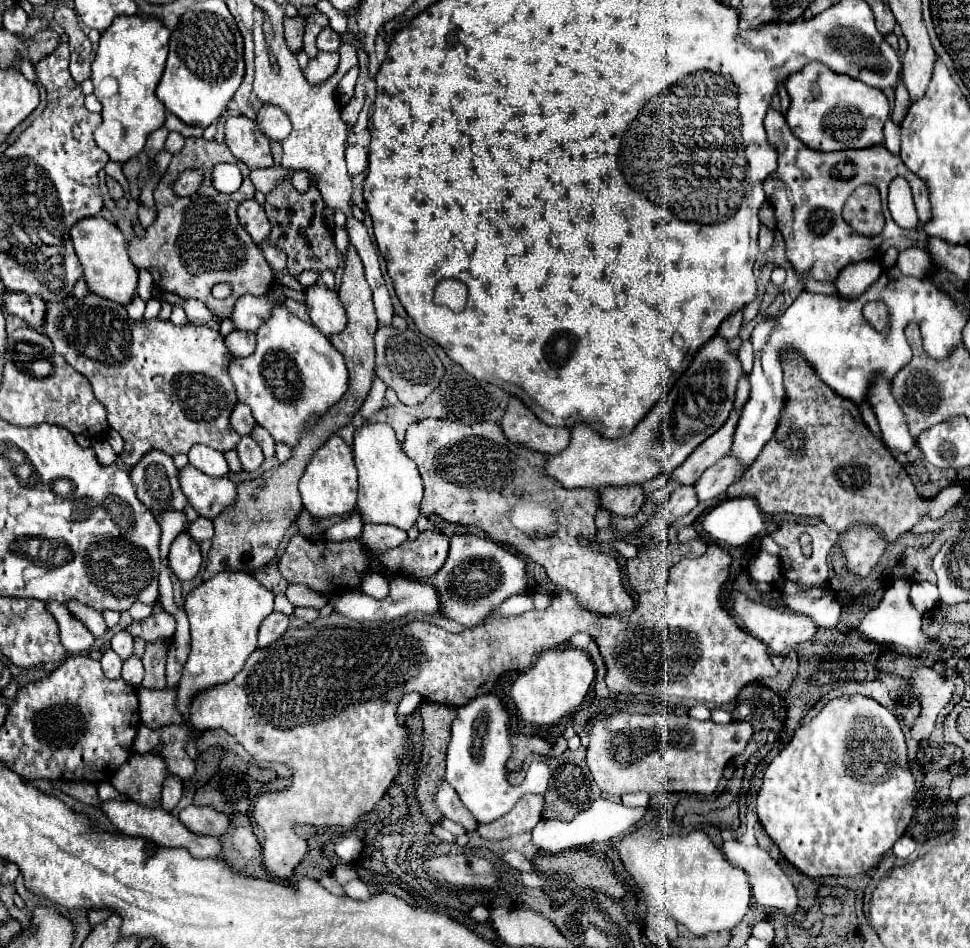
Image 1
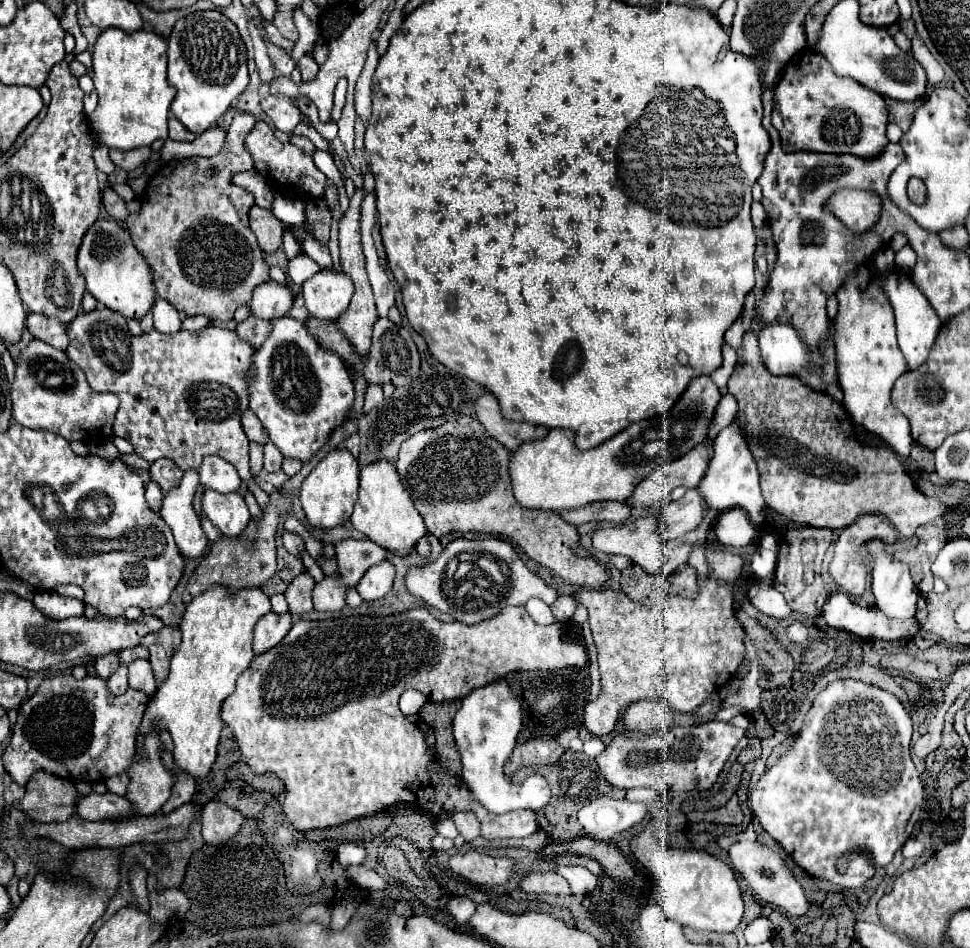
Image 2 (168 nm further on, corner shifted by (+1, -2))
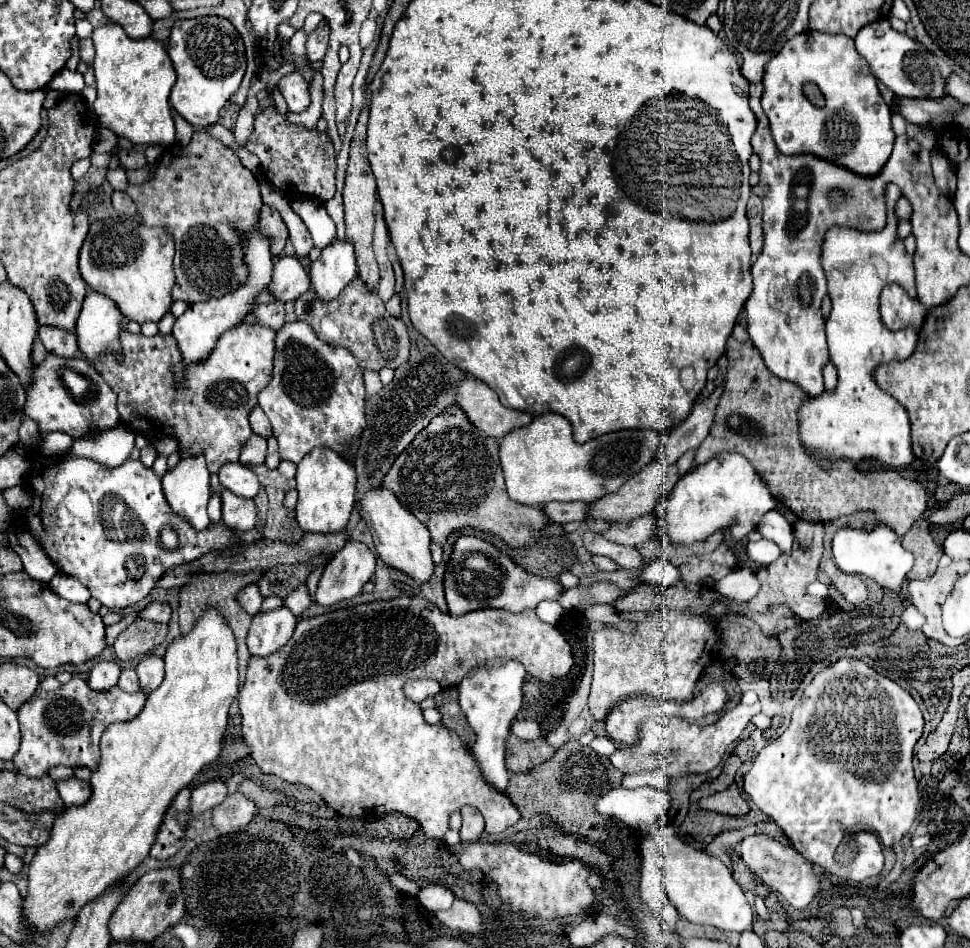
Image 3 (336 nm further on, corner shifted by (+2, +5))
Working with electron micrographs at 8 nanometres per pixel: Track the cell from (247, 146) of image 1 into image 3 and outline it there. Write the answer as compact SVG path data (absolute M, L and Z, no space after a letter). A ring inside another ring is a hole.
M266 108L256 114L254 132L246 142L246 150L260 158L262 172L284 194L294 192L296 196L314 196L320 200L330 200L336 192L334 146L330 144L328 136L320 136L316 130L286 124L284 116L278 114L274 108Z

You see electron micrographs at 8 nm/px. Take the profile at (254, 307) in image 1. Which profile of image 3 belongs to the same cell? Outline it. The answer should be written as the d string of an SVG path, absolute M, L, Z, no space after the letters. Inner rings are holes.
M282 256L276 260L272 270L272 282L268 284L268 292L276 302L292 302L300 298L310 288L308 272L302 268L296 256Z

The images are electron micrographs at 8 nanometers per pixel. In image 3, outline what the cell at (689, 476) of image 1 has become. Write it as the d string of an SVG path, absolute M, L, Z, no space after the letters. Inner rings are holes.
M654 460L646 468L642 468L642 472L638 472L630 480L626 480L626 484L622 484L622 488L618 488L618 492L612 492L612 494L604 496L602 500L596 500L592 504L590 516L602 518L602 520L612 520L612 522L628 522L628 520L634 520L640 514L652 512L658 506L658 502L668 492L672 492L674 484L676 484L676 480L670 474L670 464L666 464L664 460Z

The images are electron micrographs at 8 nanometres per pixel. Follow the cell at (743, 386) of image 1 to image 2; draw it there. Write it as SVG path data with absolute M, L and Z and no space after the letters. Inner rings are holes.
M731 395L719 399L719 407L715 407L715 423L711 423L711 435L707 435L707 443L711 443L723 427L727 427L737 413L737 401Z

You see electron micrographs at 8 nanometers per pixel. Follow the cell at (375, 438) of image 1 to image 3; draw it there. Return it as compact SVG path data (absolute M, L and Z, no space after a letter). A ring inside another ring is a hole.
M384 486L370 488L362 500L356 504L356 512L366 522L368 530L372 532L374 546L378 556L392 568L412 576L418 582L426 582L432 574L434 562L430 558L430 532L428 528L408 510L404 508L396 494Z

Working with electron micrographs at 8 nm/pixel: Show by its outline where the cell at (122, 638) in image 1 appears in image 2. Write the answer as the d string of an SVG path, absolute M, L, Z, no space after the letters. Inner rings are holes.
M103 655L103 657L99 657L97 661L95 661L95 669L97 669L97 677L101 677L101 679L109 679L109 675L113 675L115 671L117 671L117 667L119 667L119 659L117 659L117 655Z

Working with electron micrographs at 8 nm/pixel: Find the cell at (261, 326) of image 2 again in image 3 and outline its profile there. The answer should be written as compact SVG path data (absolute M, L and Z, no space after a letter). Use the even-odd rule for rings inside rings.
M278 302L258 304L258 306L252 310L252 316L256 318L256 322L258 322L260 326L278 330L278 328L282 328L282 324L284 324L284 304L278 304Z

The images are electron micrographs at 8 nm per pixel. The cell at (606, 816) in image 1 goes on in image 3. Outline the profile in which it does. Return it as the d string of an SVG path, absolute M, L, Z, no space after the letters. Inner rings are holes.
M612 788L600 796L594 804L596 814L618 818L626 826L650 832L660 824L660 818L668 812L668 794L656 788Z

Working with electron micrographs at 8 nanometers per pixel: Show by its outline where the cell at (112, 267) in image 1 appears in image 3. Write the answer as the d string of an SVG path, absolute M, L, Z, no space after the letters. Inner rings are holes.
M106 218L90 224L80 252L80 274L94 292L110 298L128 320L158 322L172 304L172 258L174 242L164 228L146 228L134 218Z

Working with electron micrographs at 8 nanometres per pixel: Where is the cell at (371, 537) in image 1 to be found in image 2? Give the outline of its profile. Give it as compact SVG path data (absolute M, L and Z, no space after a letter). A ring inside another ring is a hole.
M345 539L339 541L337 545L337 573L325 577L323 581L319 581L313 587L313 603L317 611L339 611L345 607L345 595L349 589L355 589L359 579L365 575L365 571L375 565L381 563L387 555L387 551L383 551L383 547L375 545L373 541L365 539L365 541L355 541L355 539Z

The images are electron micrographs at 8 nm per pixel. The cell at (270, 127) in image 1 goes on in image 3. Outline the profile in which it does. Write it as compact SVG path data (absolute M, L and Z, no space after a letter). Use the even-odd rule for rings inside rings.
M290 72L282 76L282 80L276 86L280 94L284 96L290 112L304 112L310 104L310 92L308 92L308 80L304 80L302 74Z

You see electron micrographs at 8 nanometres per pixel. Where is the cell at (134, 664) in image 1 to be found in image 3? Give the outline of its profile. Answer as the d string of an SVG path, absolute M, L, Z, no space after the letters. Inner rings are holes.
M156 654L144 656L134 670L138 674L142 692L146 692L146 694L154 692L162 684L162 680L164 680L164 662Z

